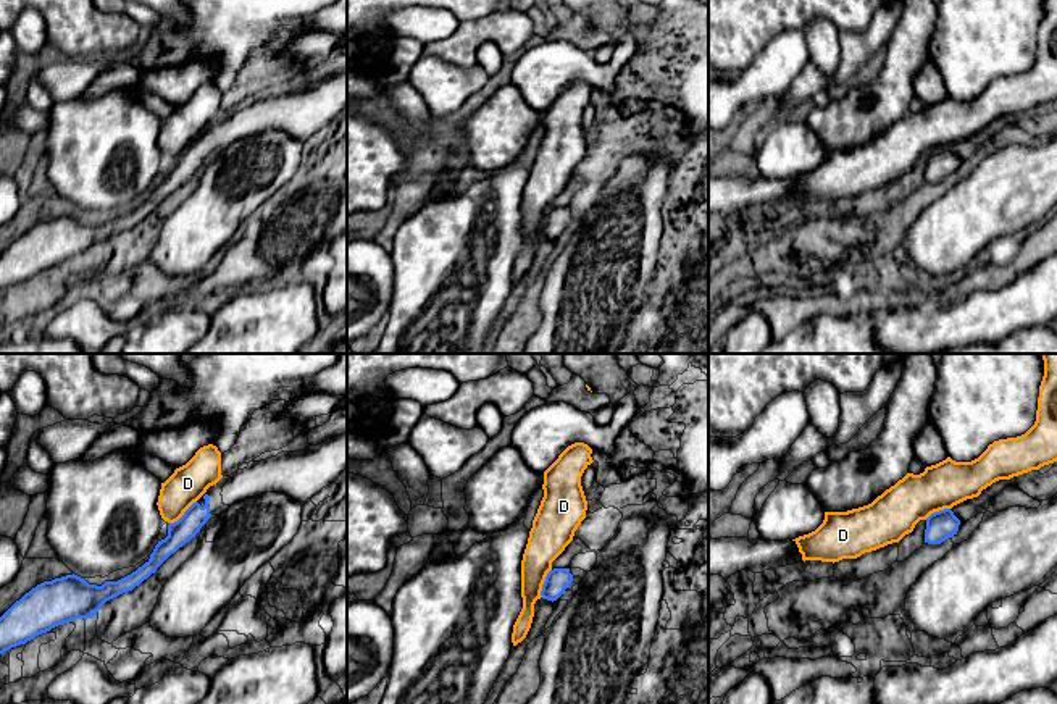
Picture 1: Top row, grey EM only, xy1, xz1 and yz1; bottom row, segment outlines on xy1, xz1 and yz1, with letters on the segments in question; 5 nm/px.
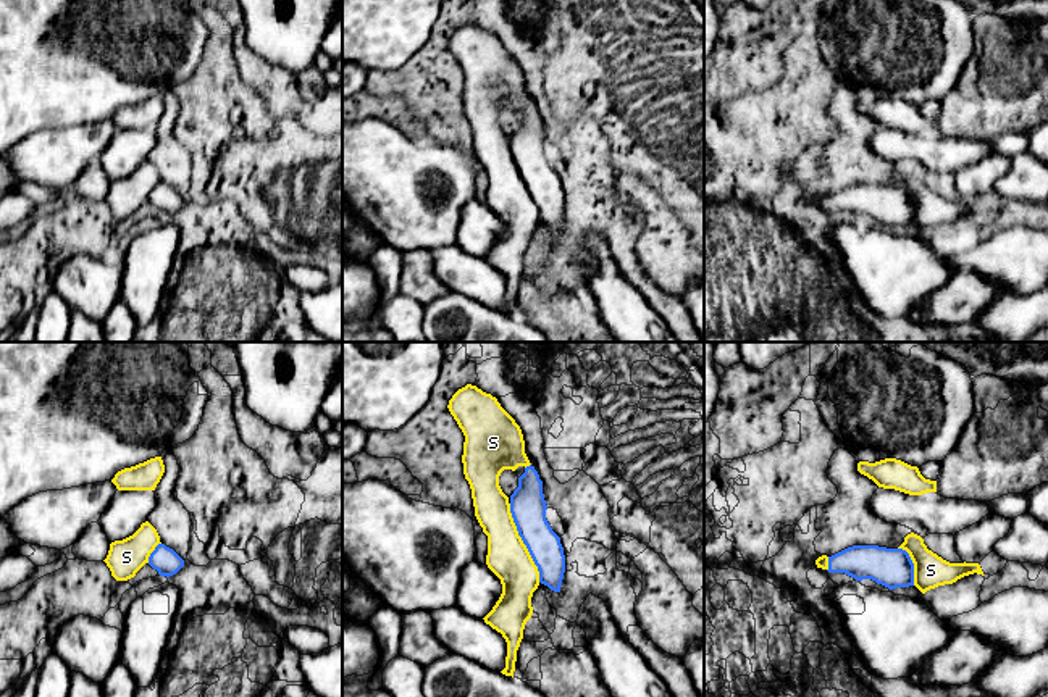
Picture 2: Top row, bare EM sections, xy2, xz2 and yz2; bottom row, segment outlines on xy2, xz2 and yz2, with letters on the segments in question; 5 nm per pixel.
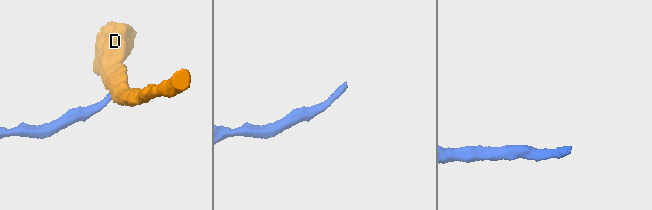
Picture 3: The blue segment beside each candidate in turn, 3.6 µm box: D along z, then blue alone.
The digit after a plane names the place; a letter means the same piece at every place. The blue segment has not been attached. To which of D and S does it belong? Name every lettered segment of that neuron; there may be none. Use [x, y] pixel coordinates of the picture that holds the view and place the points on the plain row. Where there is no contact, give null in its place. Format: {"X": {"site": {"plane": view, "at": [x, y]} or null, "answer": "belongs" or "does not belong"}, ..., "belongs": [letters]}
{"D": {"site": {"plane": "xy1", "at": [184, 152]}, "answer": "does not belong"}, "S": {"site": {"plane": "xz2", "at": [524, 181]}, "answer": "belongs"}, "belongs": ["S"]}

